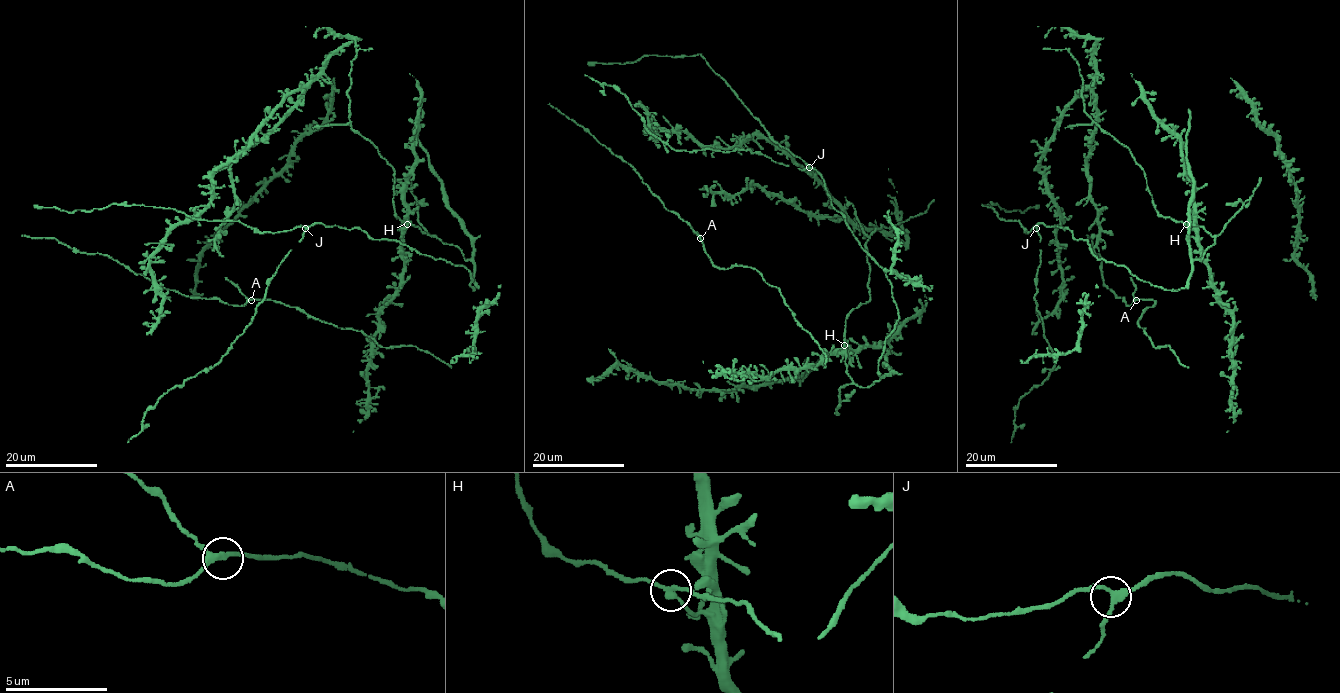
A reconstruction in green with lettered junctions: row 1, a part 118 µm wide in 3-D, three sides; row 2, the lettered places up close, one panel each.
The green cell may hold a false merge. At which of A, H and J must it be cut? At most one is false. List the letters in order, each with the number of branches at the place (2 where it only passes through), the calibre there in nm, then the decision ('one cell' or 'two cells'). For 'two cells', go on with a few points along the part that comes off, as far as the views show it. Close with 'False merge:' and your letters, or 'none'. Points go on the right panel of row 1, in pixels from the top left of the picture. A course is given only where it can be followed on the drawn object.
A: 3 branches meet; 240 nm thick; one cell
H: 3 branches meet; 200 nm thick; one cell
J: 3 branches meet; 190 nm thick; one cell
False merge: none

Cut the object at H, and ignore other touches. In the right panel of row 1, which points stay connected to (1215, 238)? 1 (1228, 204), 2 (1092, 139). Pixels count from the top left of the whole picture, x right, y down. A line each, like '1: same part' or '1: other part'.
1: same part
2: other part

